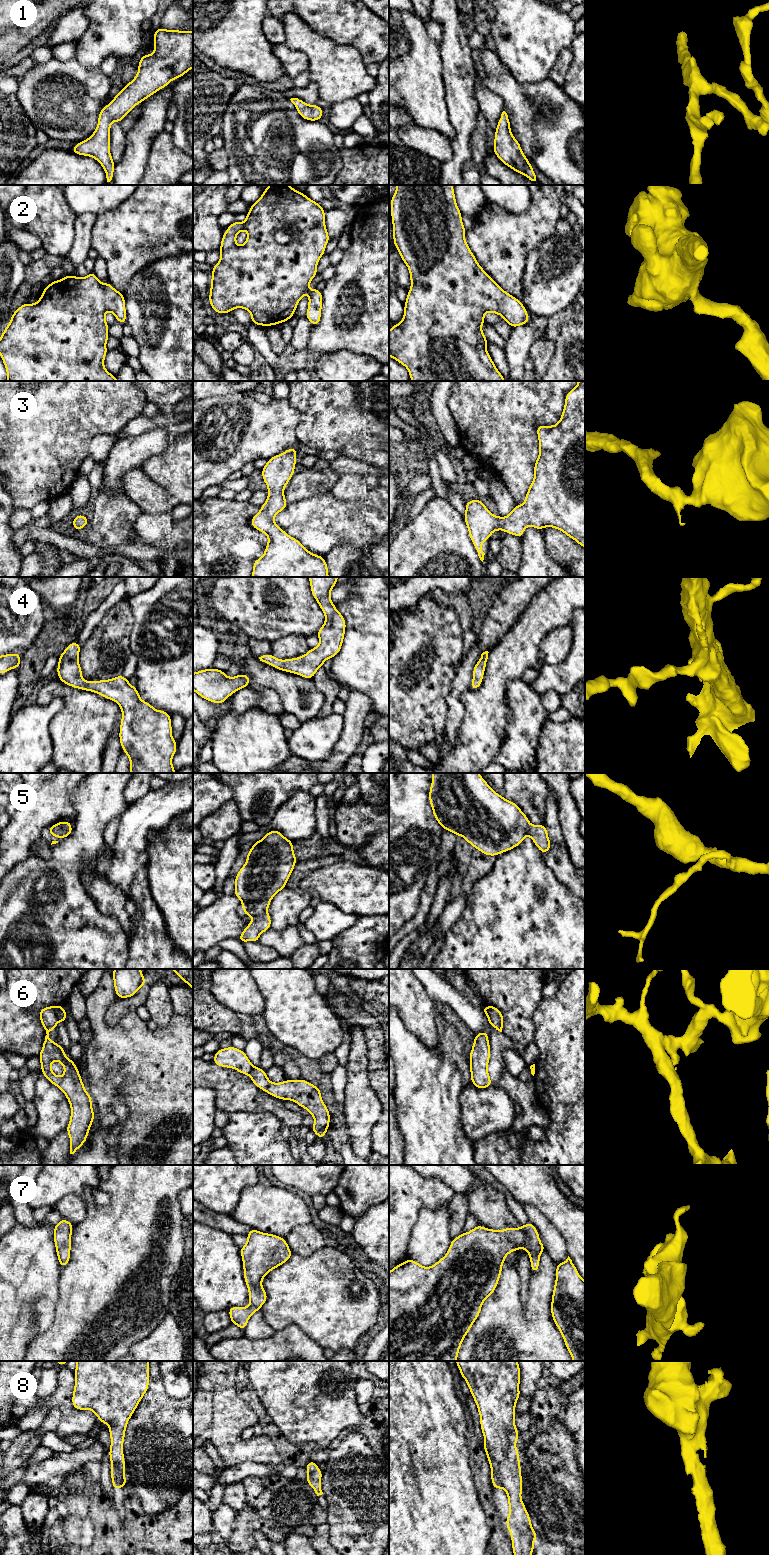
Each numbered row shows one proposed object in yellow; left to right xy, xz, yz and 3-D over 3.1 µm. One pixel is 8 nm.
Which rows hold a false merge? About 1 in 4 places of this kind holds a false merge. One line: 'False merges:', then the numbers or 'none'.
False merges: 6

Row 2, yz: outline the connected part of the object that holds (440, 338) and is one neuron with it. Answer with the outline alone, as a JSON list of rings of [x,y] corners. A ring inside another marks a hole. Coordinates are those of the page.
[[[396,185],[396,191],[390,200],[390,208],[394,246],[398,249],[401,260],[408,267],[411,288],[407,292],[402,321],[399,324],[393,324],[389,330],[389,356],[407,368],[411,381],[506,381],[496,368],[486,349],[489,341],[481,329],[481,326],[486,323],[484,314],[492,312],[501,315],[504,322],[513,329],[527,324],[529,322],[529,315],[521,301],[504,291],[477,262],[476,257],[465,240],[466,229],[462,223],[462,213],[456,204],[453,185]]]

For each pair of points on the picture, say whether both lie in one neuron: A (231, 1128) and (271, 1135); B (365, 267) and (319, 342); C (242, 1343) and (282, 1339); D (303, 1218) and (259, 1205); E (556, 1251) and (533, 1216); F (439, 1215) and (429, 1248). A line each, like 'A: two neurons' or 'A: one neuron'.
A: one neuron
B: one neuron
C: one neuron
D: one neuron
E: one neuron
F: one neuron

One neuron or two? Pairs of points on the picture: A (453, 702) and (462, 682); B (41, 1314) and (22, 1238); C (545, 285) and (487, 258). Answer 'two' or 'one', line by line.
A: one
B: one
C: two

